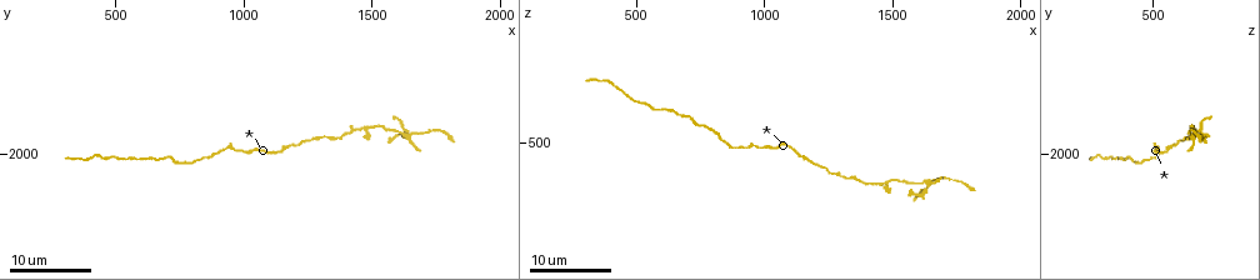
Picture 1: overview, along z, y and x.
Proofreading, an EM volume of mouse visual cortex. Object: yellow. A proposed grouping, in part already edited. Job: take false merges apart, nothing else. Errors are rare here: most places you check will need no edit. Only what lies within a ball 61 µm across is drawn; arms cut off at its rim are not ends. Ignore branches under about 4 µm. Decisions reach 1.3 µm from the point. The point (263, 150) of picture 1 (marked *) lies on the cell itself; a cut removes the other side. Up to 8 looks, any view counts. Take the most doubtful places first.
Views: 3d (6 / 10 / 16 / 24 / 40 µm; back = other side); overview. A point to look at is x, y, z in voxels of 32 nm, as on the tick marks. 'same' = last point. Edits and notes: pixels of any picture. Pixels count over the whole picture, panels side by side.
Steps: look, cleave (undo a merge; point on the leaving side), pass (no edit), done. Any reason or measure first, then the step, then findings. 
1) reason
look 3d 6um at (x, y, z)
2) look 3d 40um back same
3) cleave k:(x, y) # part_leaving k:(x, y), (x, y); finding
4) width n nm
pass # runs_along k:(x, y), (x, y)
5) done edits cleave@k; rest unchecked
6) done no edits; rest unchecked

look 3d 16um at (1630, 1920, 680)

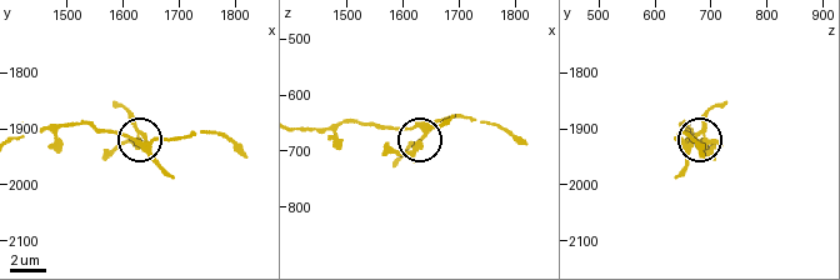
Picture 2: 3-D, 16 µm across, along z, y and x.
look 3d 10um same

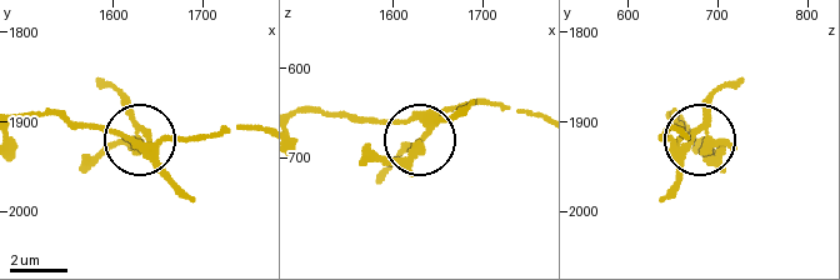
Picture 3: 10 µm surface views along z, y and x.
width 300 nm
cleave 3:(133, 121) # part_leaving 3:(149, 153), (131, 105), (100, 79); a second cell is stuck on

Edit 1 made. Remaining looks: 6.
look overview

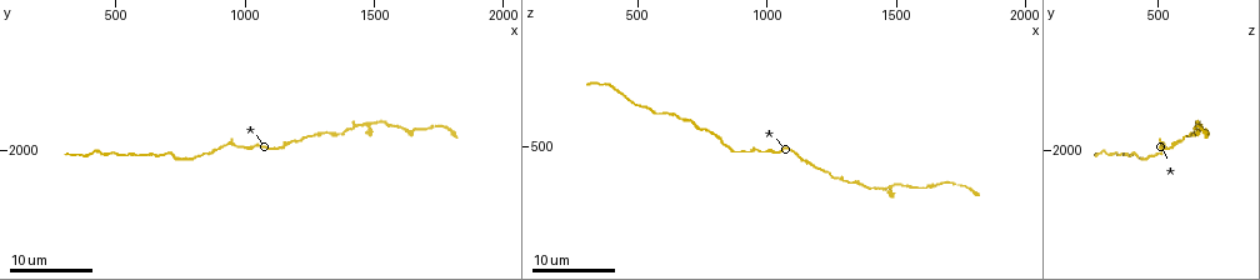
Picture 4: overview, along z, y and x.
sudden change in width
look 3d 16um at (1500, 1900, 640)

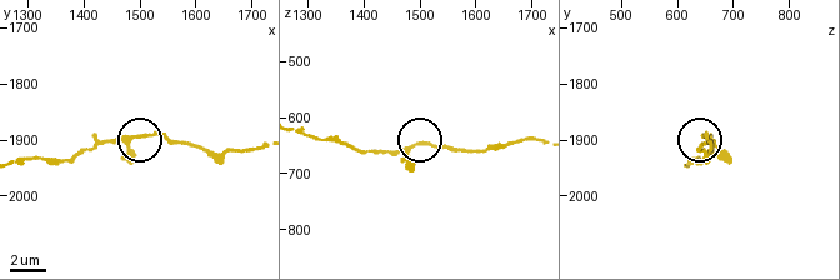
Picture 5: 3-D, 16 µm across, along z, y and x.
look 3d 10um at (1495, 1890, 650)

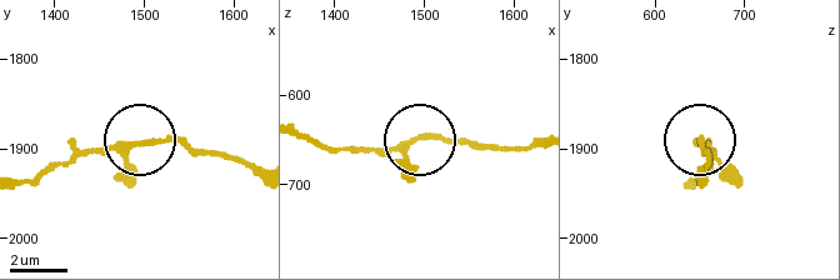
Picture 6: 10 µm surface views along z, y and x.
arms 3
pass # runs_along 6:(305, 136), (334, 150), (399, 150), (441, 136), (511, 150); continuous, no second cell

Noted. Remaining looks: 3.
arms run side by side
look 3d 24um at (920, 1990, 510)

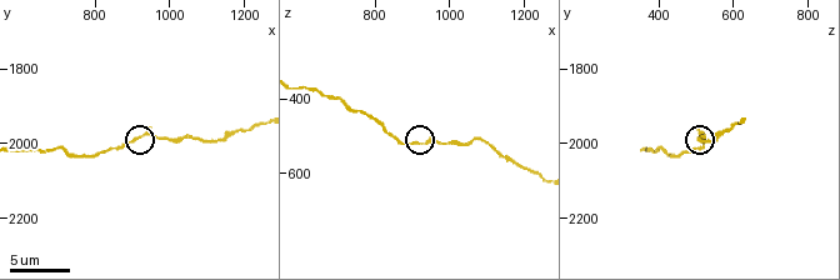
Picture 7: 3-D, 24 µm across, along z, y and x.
look 3d 6um at (910, 1990, 520)

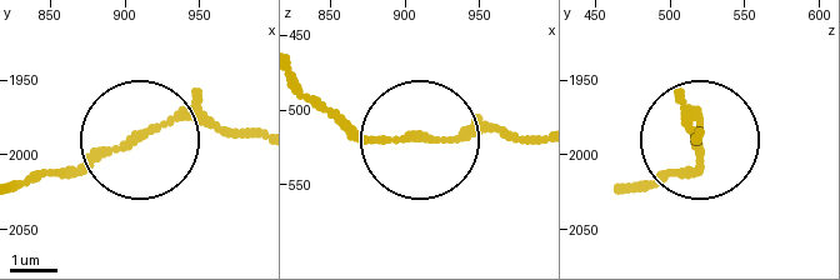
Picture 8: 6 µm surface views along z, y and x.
arms 3
pass # runs_along 8:(250, 134), (166, 121), (39, 169); one cell here

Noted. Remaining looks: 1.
sudden change in width
look 3d 16um at (1180, 1970, 580)

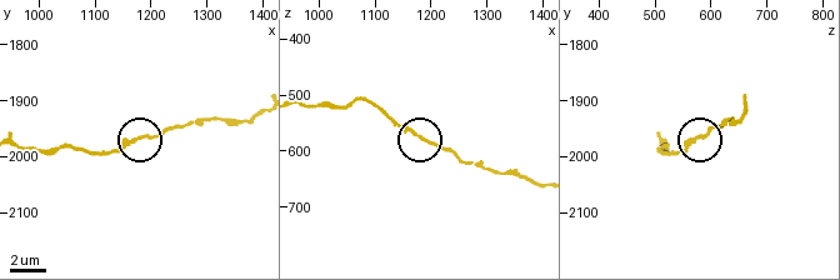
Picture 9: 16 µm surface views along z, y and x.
pass # continuous, no second cell

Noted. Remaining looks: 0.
done edits cleave@3; rest unchecked

